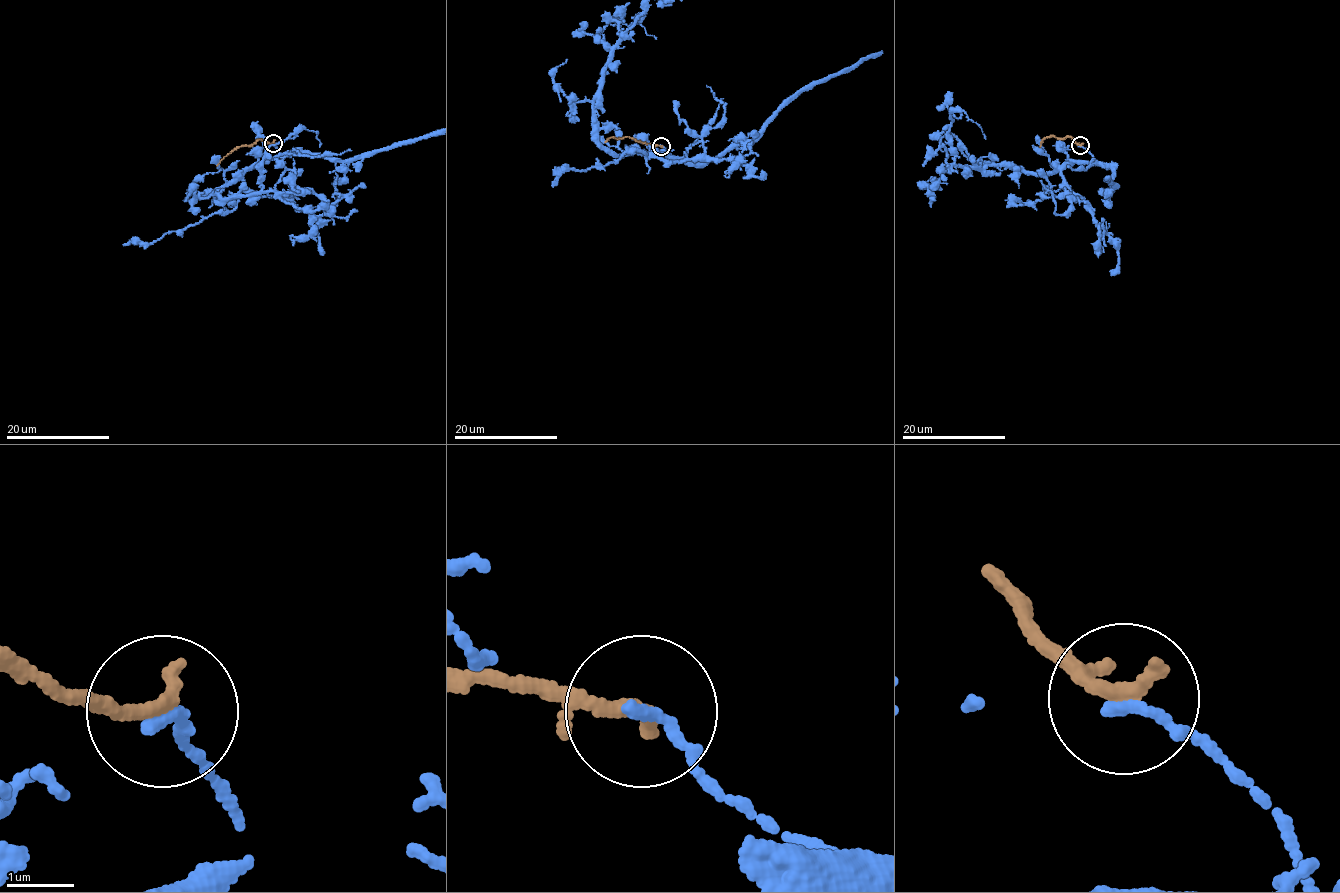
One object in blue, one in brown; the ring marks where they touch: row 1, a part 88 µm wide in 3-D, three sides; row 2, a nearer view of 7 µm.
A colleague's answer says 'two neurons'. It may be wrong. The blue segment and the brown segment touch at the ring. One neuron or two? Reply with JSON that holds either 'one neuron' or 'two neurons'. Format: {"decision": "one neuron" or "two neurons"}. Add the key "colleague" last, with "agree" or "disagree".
{"decision": "two neurons", "colleague": "agree"}

